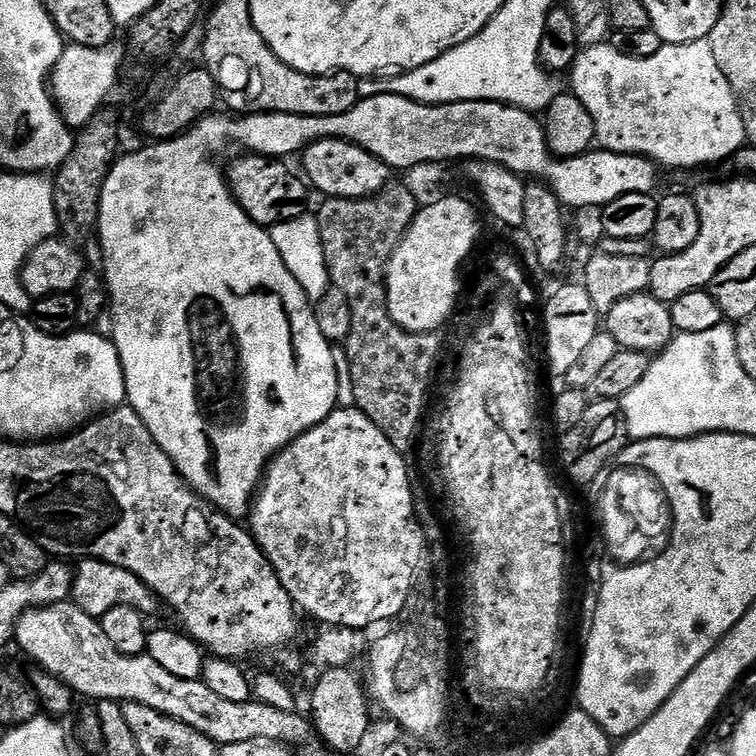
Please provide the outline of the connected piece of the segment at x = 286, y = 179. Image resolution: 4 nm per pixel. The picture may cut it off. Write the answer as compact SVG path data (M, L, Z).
M244 154L241 160L234 161L226 168L228 186L242 210L253 222L266 229L271 229L273 224L290 222L303 216L307 209L304 207L308 204L309 185L299 175L296 177L284 164L287 163L276 158Z

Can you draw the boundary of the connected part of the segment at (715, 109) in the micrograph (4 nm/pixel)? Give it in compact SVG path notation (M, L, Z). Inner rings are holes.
M698 39L692 43L662 44L656 54L652 54L650 58L642 59L632 58L630 55L622 54L610 42L595 44L592 47L581 49L576 55L575 62L570 69L571 76L571 93L578 97L579 101L586 107L586 110L589 111L590 116L594 120L597 145L607 152L644 156L661 167L664 165L670 168L696 168L704 164L720 162L724 158L731 159L747 143L745 123L741 120L740 108L737 106L733 88L730 86L729 80L725 78L722 70L719 69L718 62L715 61L713 47L710 46L710 42L707 39Z

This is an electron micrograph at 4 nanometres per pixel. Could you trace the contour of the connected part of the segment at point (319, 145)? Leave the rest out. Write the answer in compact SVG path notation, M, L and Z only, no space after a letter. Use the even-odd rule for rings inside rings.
M315 140L302 153L307 183L321 192L321 197L333 200L361 200L367 196L377 196L389 187L393 169L374 154L357 144L346 140ZM308 175L308 176L307 176ZM316 187L316 188L315 188Z

